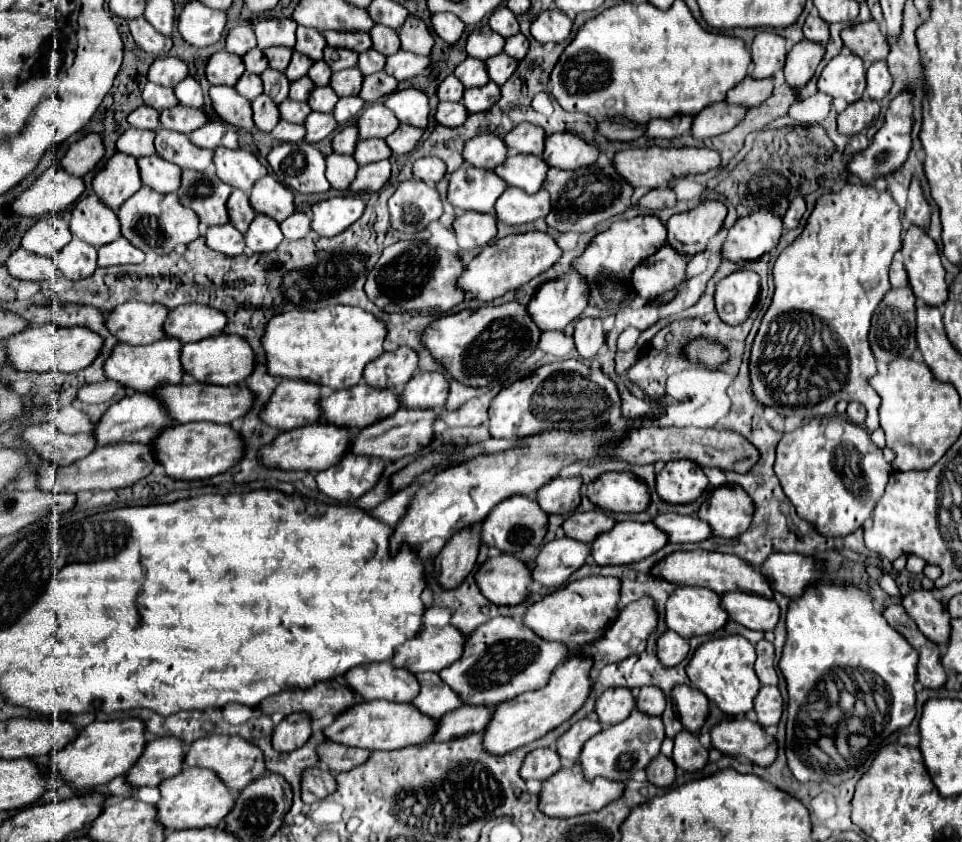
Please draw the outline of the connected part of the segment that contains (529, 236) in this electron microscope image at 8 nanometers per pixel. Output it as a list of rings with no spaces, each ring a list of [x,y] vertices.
[[[530,231],[530,233],[508,235],[498,239],[496,243],[486,245],[480,251],[480,255],[470,261],[470,265],[464,269],[464,273],[458,279],[458,287],[462,287],[474,299],[492,301],[508,291],[516,291],[518,287],[526,285],[530,279],[550,269],[560,257],[562,257],[562,249],[548,233]]]

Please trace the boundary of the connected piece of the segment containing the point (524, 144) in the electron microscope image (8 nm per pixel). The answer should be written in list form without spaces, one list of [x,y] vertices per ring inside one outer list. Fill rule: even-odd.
[[[520,123],[516,129],[512,129],[506,137],[504,143],[516,151],[516,153],[530,153],[530,155],[540,155],[544,151],[544,129],[532,123]]]

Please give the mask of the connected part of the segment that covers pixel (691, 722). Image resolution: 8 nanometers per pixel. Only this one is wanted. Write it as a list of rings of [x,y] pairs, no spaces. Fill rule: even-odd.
[[[678,685],[672,691],[672,699],[676,703],[678,719],[686,731],[698,733],[710,713],[710,703],[704,693],[700,693],[692,685]]]

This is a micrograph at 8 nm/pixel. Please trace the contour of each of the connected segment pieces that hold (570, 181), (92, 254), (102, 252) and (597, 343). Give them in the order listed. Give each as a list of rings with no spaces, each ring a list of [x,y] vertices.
[[[596,137],[596,143],[600,145],[600,159],[596,165],[584,167],[584,169],[574,169],[572,173],[564,169],[552,169],[548,171],[548,177],[544,181],[544,189],[552,197],[552,211],[546,217],[546,223],[564,233],[564,231],[576,231],[576,233],[586,233],[592,231],[596,225],[626,213],[626,209],[632,207],[632,193],[634,187],[624,183],[620,173],[612,169],[612,157],[616,153],[616,145],[604,137]]]
[[[72,239],[54,255],[54,265],[72,281],[90,277],[96,269],[96,249],[80,239]]]
[[[120,237],[104,247],[98,249],[98,265],[110,267],[110,265],[126,265],[126,263],[142,263],[144,253],[136,249],[128,239]]]
[[[586,317],[576,321],[574,329],[574,341],[576,349],[584,359],[594,357],[598,351],[602,351],[606,341],[606,331],[602,327],[602,321],[596,317]]]

